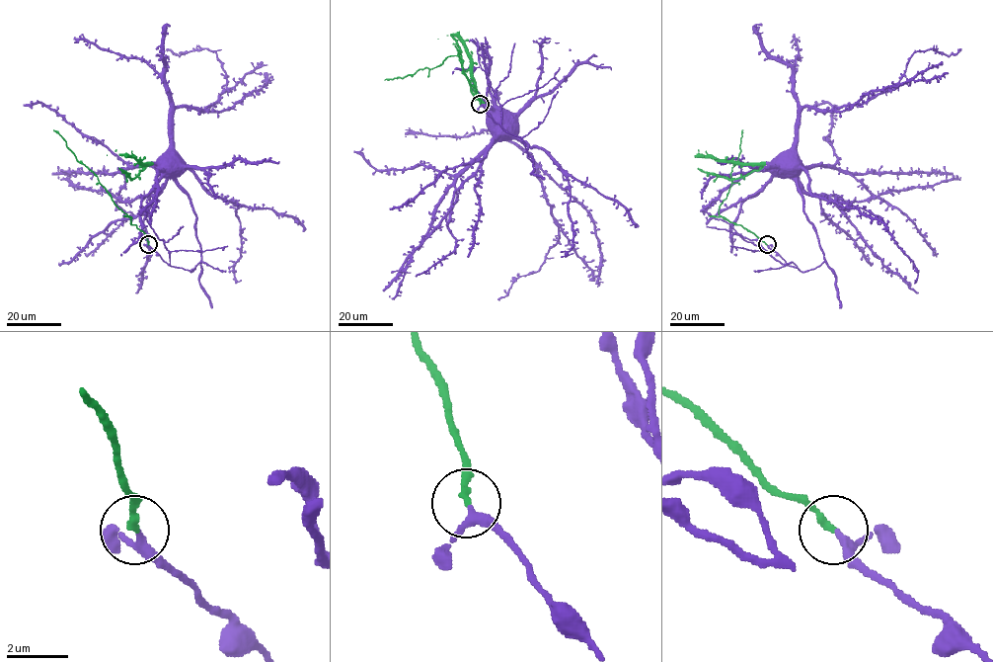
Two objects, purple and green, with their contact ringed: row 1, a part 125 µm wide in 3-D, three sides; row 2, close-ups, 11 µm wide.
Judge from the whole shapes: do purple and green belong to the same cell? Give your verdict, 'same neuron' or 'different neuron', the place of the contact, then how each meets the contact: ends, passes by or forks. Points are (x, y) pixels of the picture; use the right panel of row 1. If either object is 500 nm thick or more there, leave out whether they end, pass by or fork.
same neuron | (767, 244) | purple passes by | green ends

